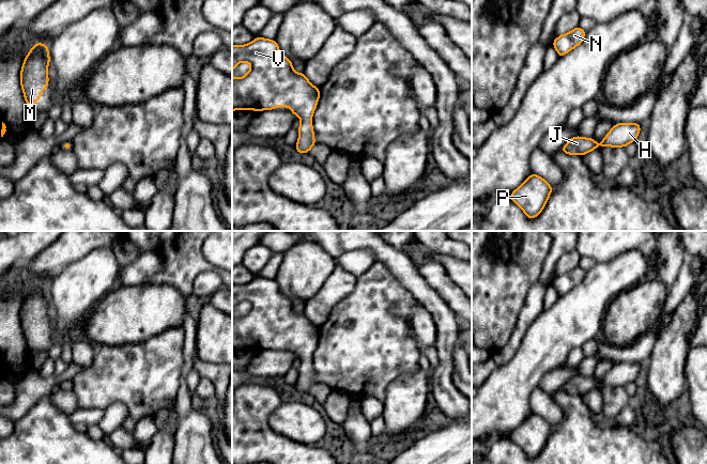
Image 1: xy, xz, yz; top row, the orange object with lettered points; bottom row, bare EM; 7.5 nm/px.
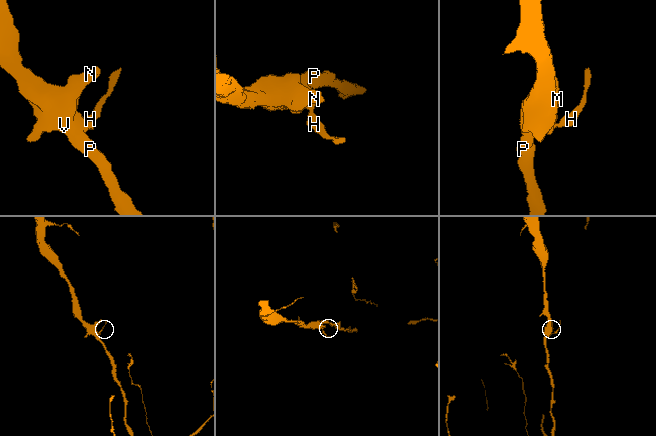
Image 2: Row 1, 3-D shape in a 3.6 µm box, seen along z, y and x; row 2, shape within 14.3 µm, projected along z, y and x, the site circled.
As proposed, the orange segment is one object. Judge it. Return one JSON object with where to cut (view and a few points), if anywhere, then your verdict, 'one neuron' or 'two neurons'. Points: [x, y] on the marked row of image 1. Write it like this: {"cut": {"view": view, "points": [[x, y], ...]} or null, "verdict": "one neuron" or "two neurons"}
{"cut": null, "verdict": "one neuron"}

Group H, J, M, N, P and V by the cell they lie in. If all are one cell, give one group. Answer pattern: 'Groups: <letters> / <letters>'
Groups: H J M N P V

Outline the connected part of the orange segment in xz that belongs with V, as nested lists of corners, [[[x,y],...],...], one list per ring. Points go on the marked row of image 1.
[[[257,36],[246,45],[232,45],[232,72],[241,62],[248,62],[251,68],[241,78],[232,76],[232,111],[290,107],[302,119],[295,150],[309,153],[317,144],[311,118],[320,88],[312,86],[305,73],[294,71],[275,40]]]

